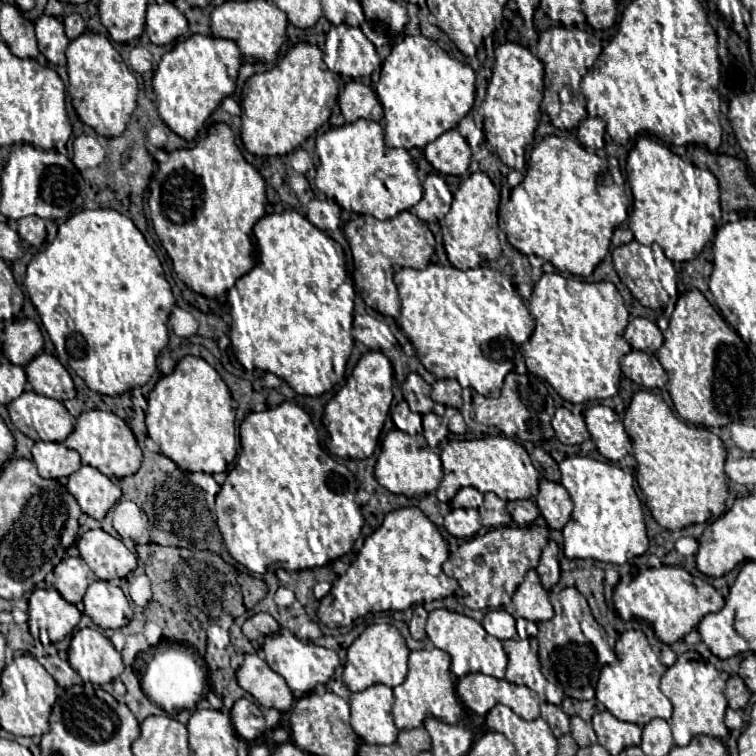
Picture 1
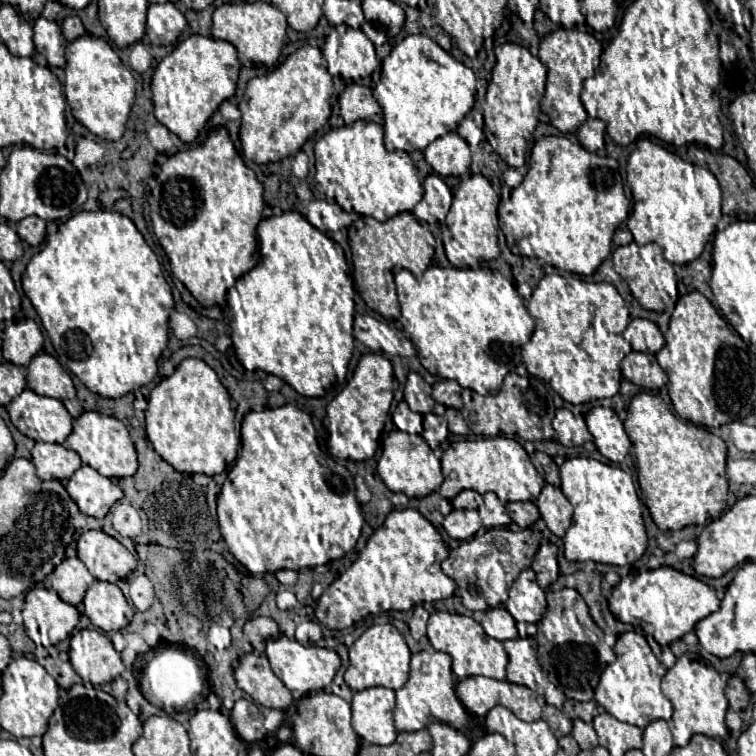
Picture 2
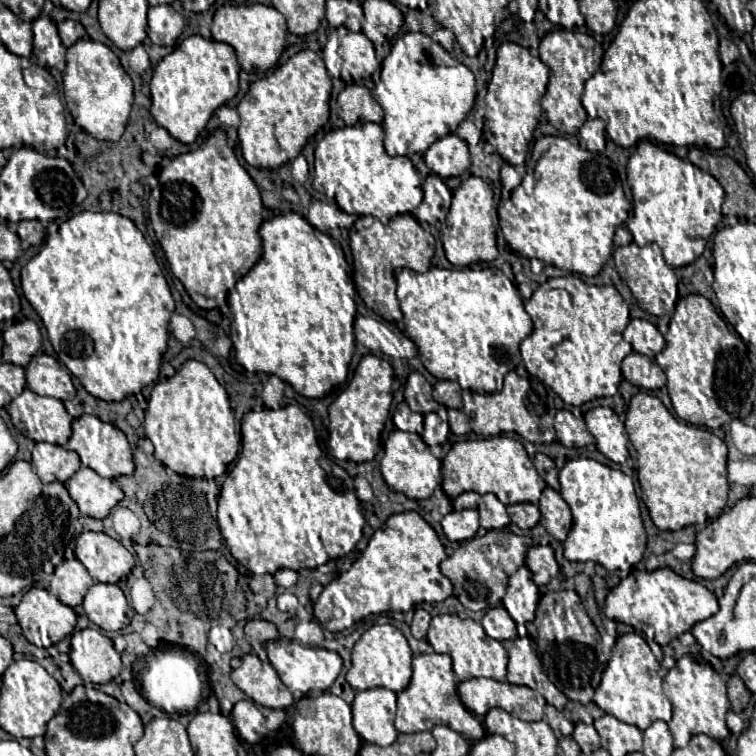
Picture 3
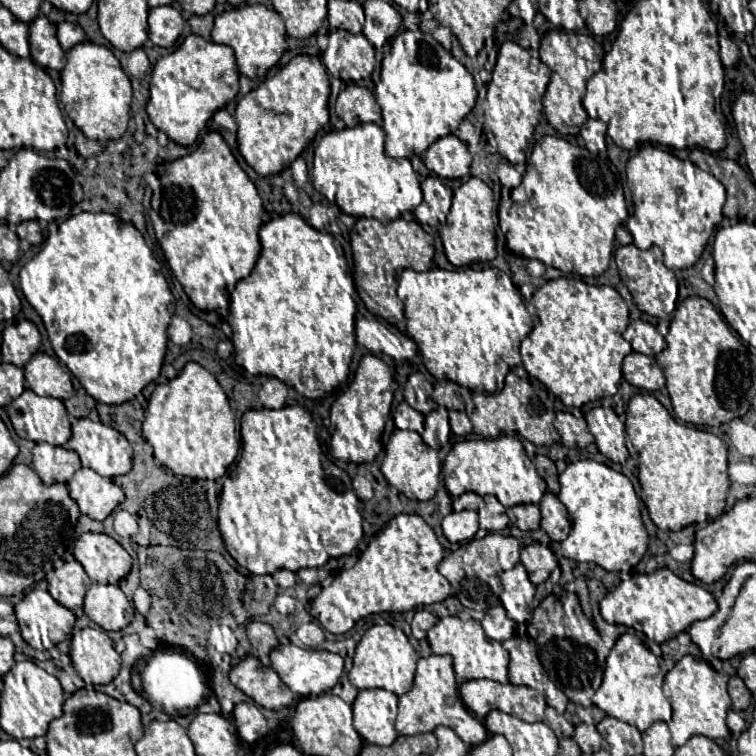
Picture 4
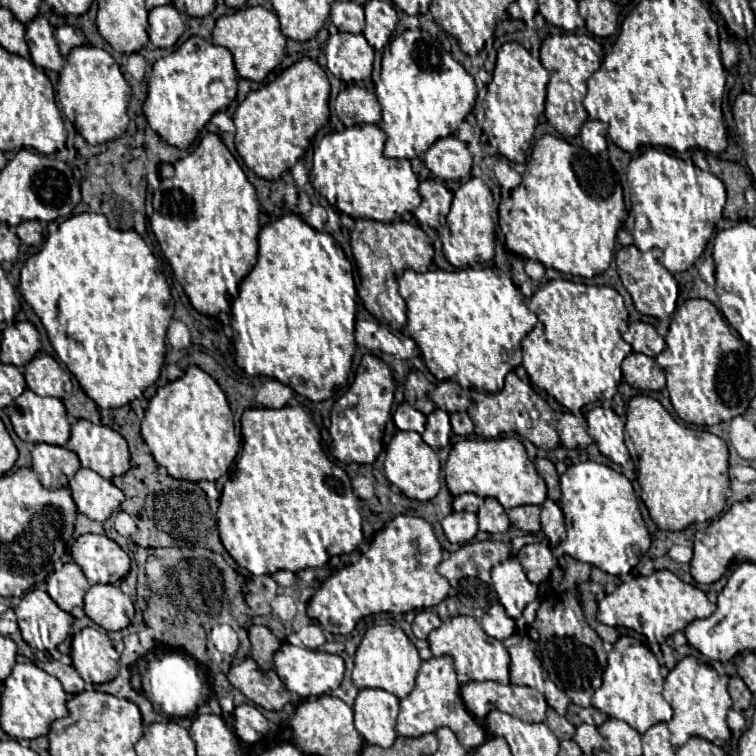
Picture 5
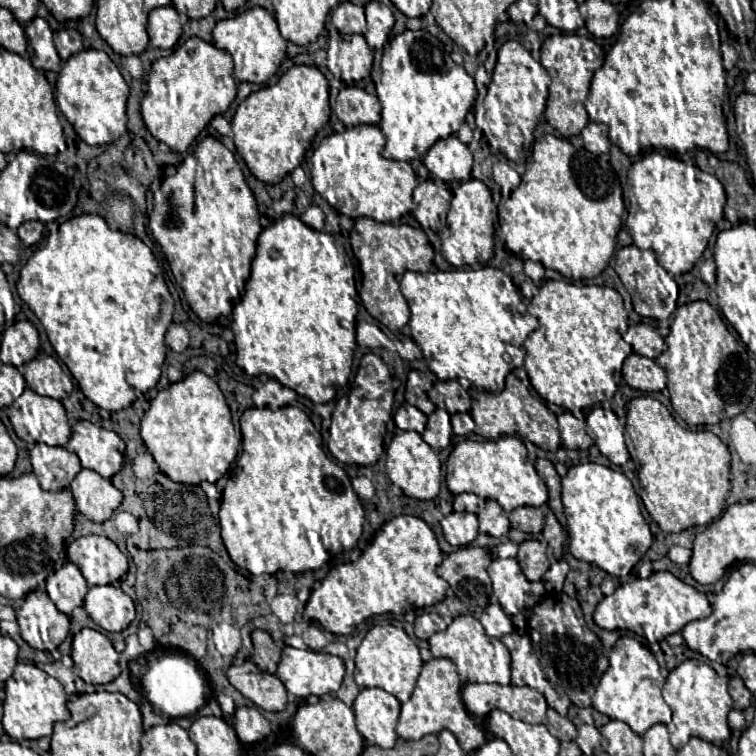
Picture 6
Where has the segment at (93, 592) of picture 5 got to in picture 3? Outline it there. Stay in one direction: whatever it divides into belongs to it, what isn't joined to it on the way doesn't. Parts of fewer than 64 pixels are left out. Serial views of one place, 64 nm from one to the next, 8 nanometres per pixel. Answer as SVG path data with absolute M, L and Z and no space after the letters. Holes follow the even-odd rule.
M94 582L86 592L84 612L102 630L122 630L134 616L124 592L116 584L102 582Z

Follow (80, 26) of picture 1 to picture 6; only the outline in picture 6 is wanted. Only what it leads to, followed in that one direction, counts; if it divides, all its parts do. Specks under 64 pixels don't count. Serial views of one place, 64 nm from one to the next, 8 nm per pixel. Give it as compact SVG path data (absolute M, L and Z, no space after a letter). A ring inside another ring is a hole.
M60 30L54 34L56 50L60 52L62 60L68 60L68 56L80 52L82 46L82 34L78 30Z

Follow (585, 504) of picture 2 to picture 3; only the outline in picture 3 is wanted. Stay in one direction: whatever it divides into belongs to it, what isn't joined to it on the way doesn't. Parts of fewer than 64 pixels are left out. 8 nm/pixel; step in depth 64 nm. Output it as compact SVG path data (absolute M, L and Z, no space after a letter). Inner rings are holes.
M576 458L568 460L560 470L560 484L560 494L574 516L574 524L564 540L564 556L568 560L592 560L606 570L628 570L642 560L646 550L646 530L630 476L590 458Z

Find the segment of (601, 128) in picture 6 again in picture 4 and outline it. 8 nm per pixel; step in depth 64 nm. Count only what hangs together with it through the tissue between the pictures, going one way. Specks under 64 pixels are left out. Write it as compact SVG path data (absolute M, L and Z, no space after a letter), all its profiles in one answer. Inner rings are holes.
M588 120L580 128L580 138L592 154L604 152L606 150L606 124L602 120Z

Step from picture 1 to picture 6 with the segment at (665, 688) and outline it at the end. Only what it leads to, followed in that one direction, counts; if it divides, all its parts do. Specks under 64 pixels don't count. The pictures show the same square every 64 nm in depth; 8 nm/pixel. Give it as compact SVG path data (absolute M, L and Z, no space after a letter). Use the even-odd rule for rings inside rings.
M684 660L676 666L664 686L664 700L672 708L672 722L668 724L670 742L678 750L692 736L702 738L706 742L718 742L730 738L730 728L726 716L732 708L732 698L728 694L728 678L720 678L714 668L700 660Z

